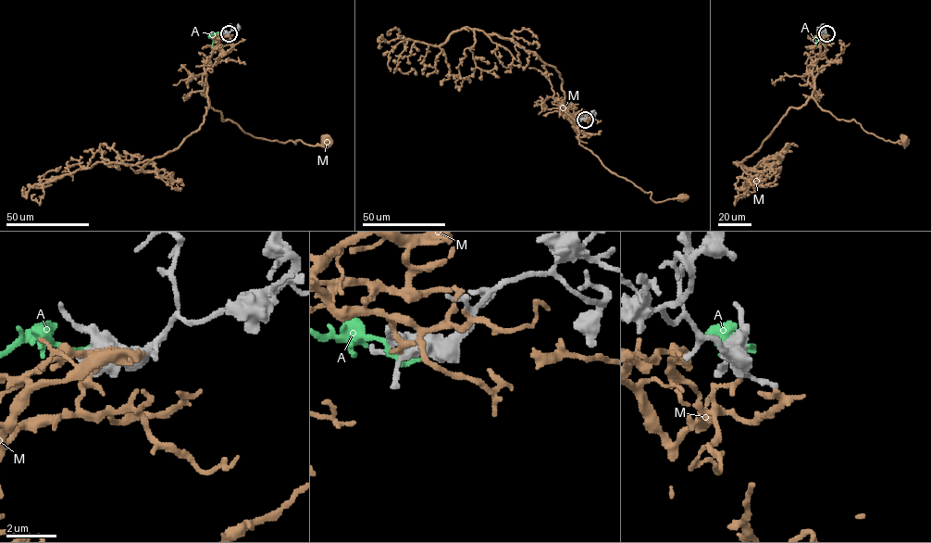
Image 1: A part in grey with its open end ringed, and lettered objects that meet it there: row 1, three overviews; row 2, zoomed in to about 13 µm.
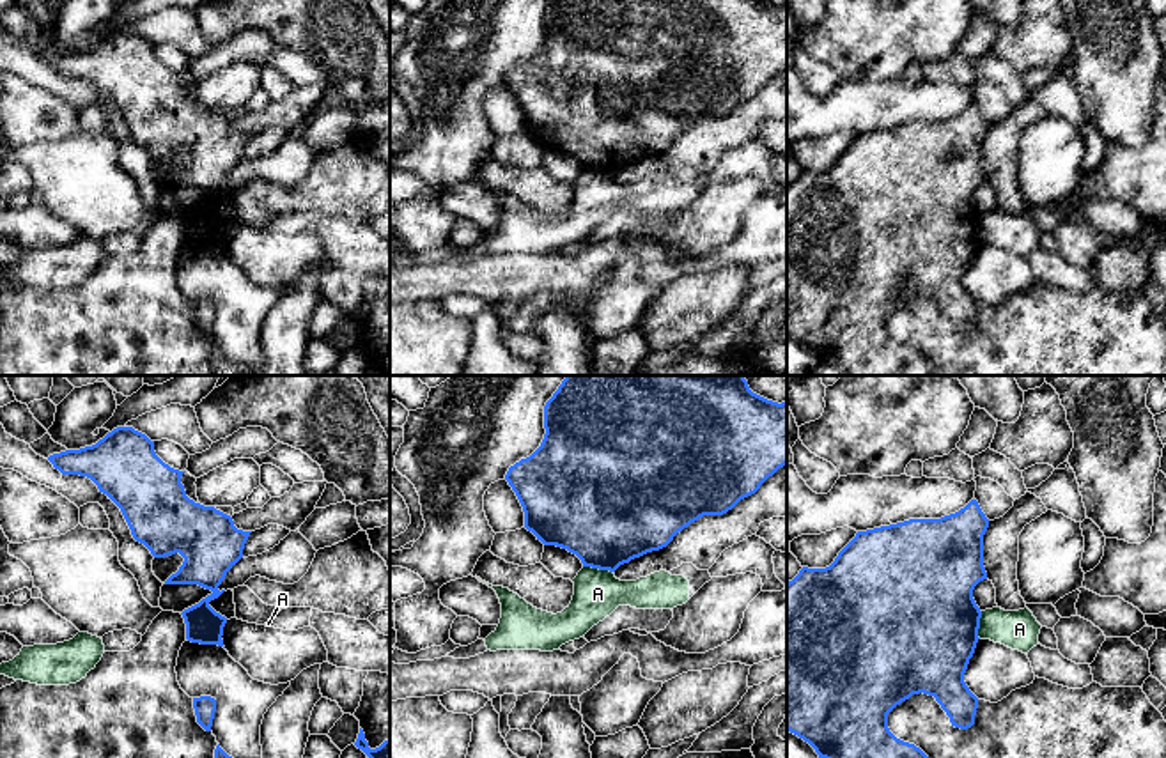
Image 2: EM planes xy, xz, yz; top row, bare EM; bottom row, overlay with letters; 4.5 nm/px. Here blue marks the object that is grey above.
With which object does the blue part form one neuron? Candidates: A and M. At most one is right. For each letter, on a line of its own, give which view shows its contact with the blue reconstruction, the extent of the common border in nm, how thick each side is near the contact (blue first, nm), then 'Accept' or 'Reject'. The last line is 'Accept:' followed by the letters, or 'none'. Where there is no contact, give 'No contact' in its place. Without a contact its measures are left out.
A: Touches blue in xz. Shared border 140 nm. Thickness 460 nm (blue) against 220 nm. Reject
M: No contact. Reject
Accept: none

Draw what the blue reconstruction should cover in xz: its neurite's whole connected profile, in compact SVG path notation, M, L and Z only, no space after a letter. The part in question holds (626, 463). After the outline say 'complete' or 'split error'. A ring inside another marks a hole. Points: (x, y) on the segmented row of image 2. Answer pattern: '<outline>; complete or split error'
M565 375L544 406L544 439L526 459L509 468L505 480L516 492L525 528L544 545L556 545L576 554L583 567L615 572L647 553L666 547L673 537L703 515L723 515L787 464L787 400L778 404L753 393L744 375Z; complete

